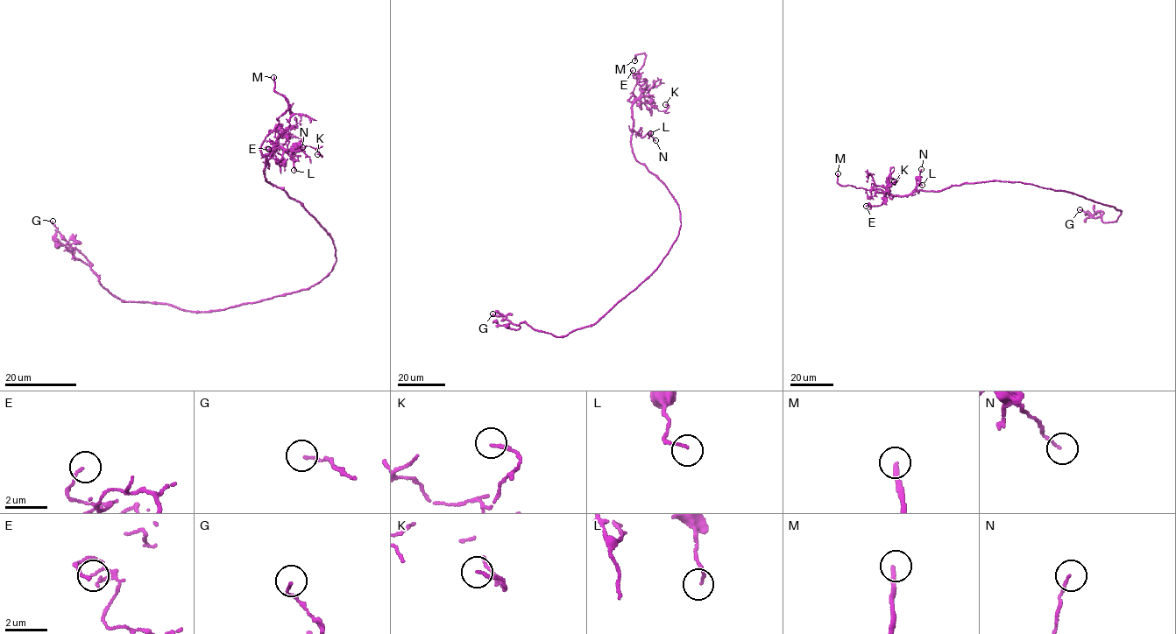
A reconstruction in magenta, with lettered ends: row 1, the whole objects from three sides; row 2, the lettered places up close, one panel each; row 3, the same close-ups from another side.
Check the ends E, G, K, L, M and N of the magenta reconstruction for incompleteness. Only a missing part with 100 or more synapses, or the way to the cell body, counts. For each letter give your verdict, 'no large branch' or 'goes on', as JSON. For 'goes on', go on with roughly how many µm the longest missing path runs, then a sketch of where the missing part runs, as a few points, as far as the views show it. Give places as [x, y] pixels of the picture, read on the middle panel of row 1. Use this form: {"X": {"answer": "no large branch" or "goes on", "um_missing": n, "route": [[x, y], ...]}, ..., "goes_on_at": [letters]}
{"E": {"answer": "no large branch"}, "G": {"answer": "no large branch"}, "K": {"answer": "no large branch"}, "L": {"answer": "no large branch"}, "M": {"answer": "goes on", "um_missing": 15}, "N": {"answer": "no large branch"}, "goes_on_at": ["M"]}

